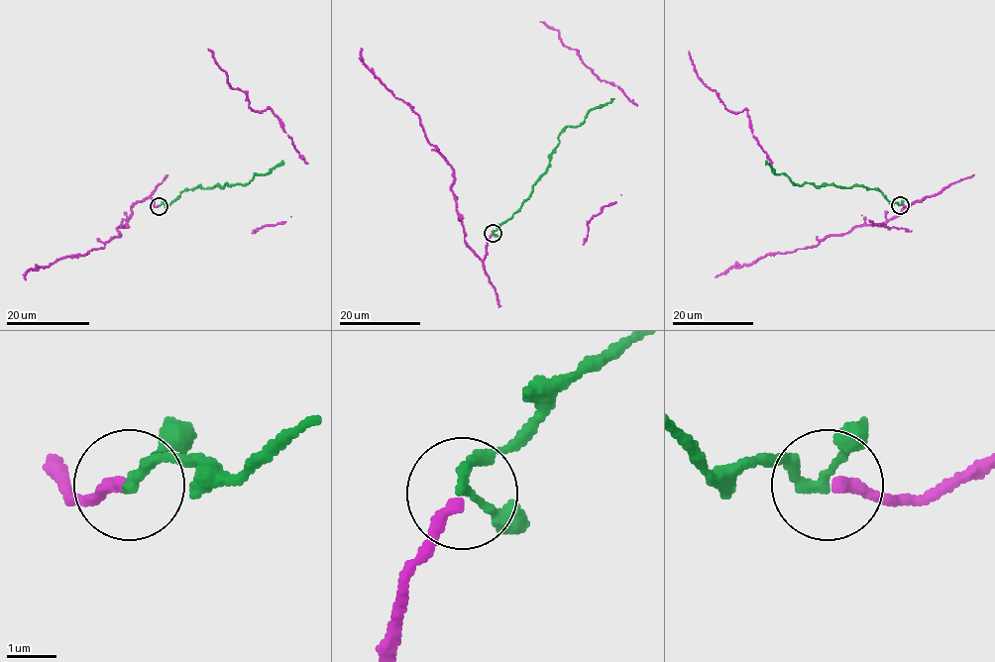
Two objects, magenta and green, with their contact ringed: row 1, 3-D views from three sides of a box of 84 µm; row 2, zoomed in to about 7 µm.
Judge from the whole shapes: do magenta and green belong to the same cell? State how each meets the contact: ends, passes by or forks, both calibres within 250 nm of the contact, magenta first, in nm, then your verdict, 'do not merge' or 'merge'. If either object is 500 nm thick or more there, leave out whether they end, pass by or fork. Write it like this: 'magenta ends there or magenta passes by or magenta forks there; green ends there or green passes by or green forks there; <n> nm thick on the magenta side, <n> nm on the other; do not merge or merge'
magenta ends there; green passes by; 240 nm thick on the magenta side, 180 nm on the other; merge

